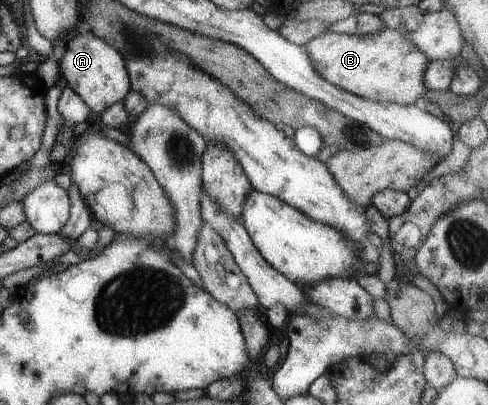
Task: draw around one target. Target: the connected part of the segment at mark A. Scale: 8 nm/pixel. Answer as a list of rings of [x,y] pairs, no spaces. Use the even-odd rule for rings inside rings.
[[[81,30],[80,33],[58,53],[59,71],[72,88],[94,113],[102,113],[109,105],[124,101],[130,89],[129,73],[125,57],[111,43]]]

